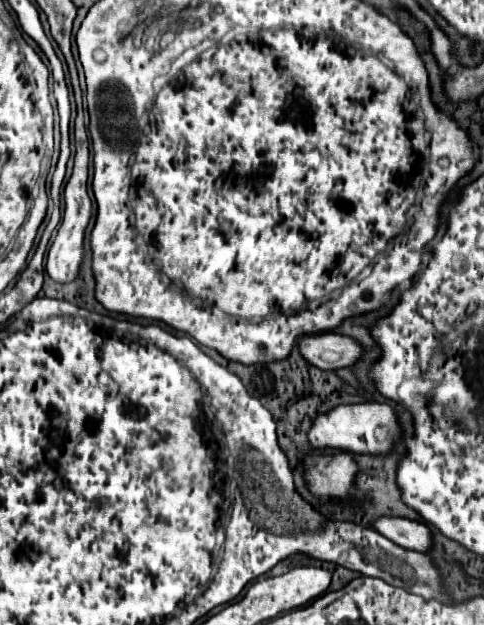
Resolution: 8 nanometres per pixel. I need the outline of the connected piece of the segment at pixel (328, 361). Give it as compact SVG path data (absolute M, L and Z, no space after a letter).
M333 332L303 336L297 342L297 348L301 356L319 370L337 370L351 366L361 354L361 346L355 340Z

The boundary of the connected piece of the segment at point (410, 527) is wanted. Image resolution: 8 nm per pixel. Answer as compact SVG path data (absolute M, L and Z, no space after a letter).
M379 516L373 520L373 528L407 550L427 552L431 546L431 532L423 522L395 516Z

